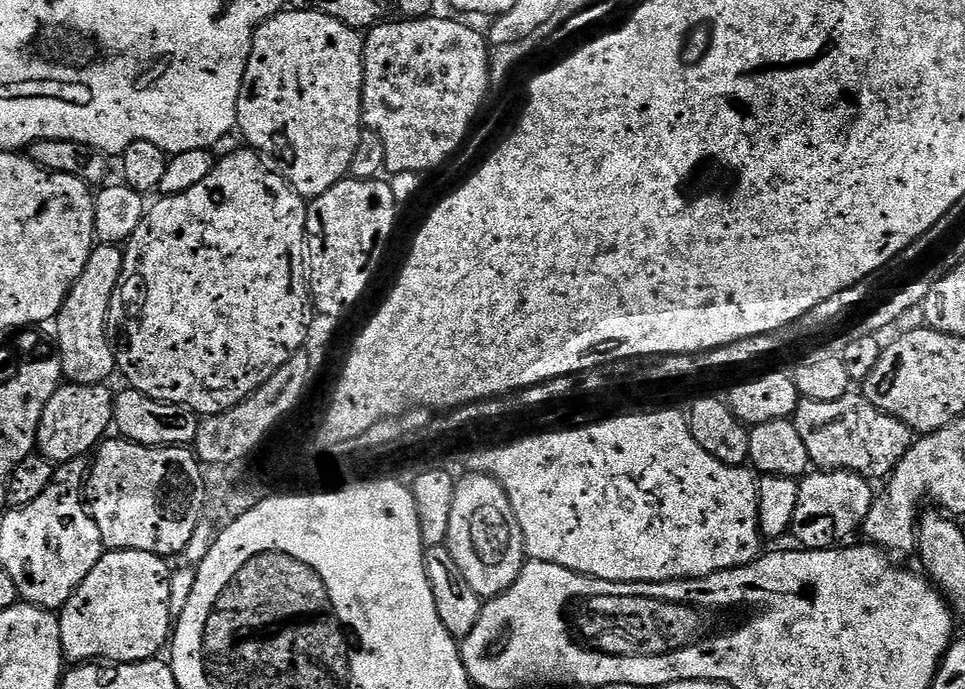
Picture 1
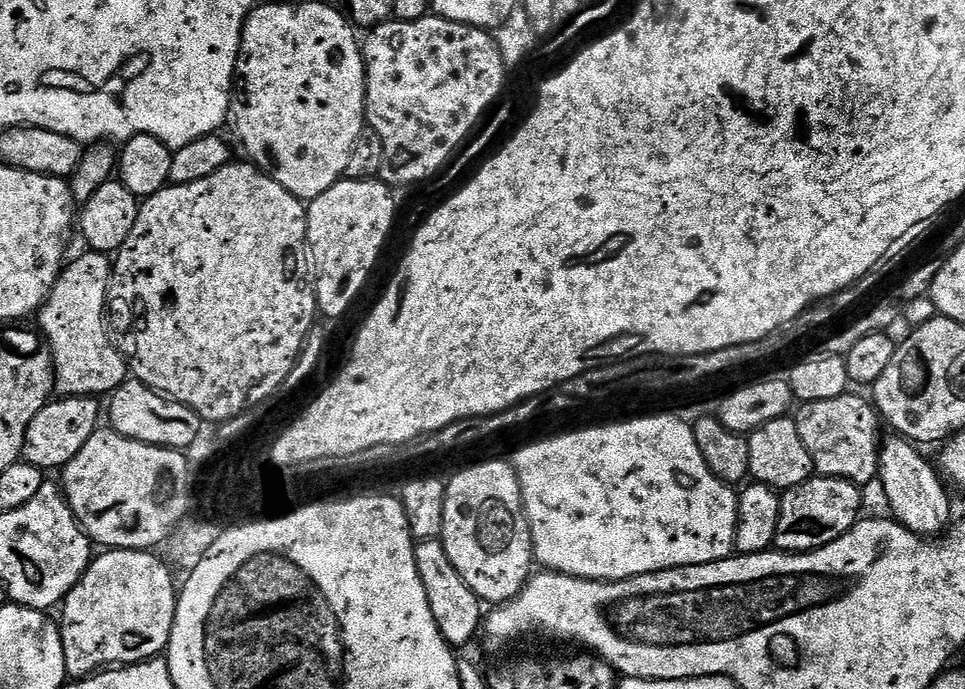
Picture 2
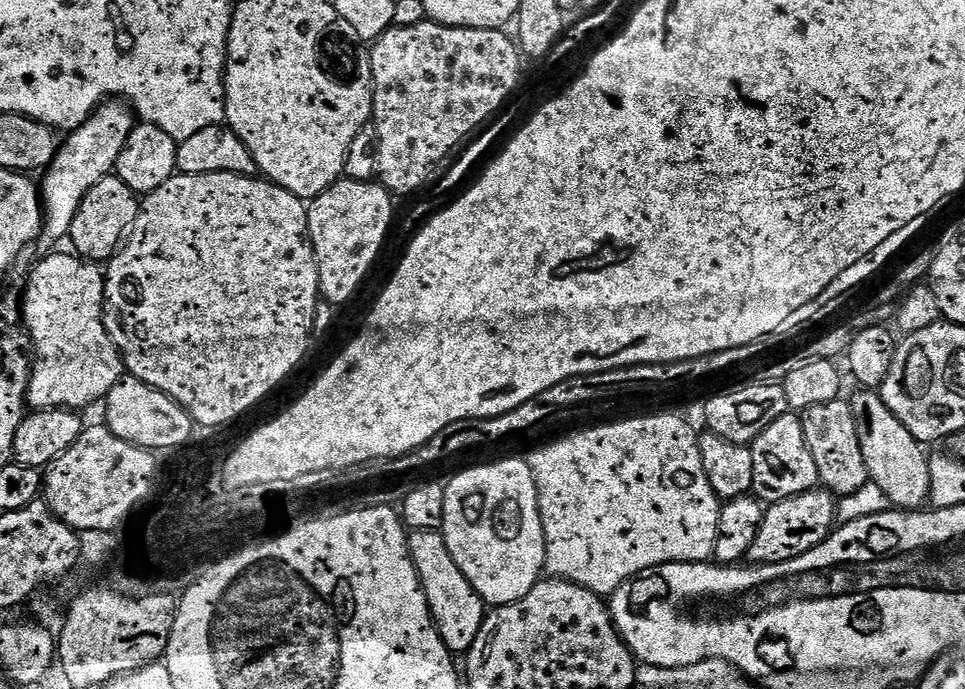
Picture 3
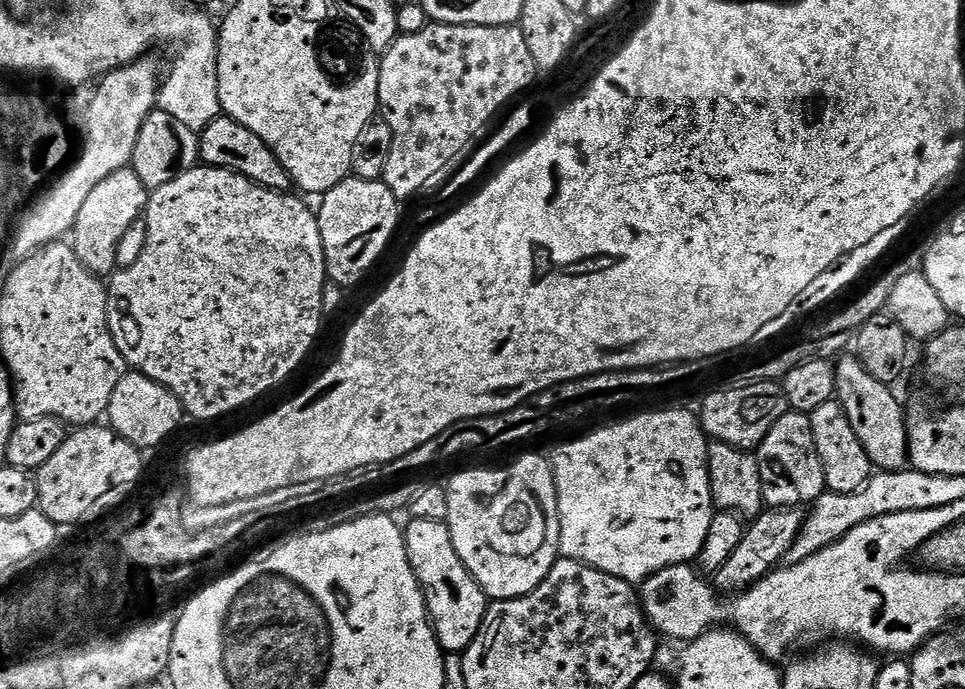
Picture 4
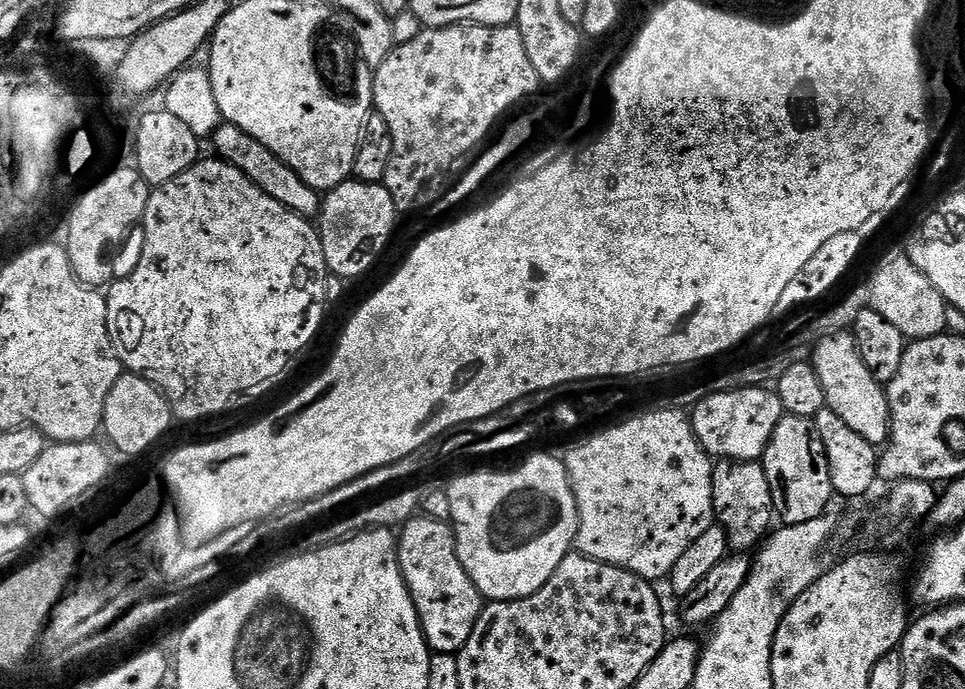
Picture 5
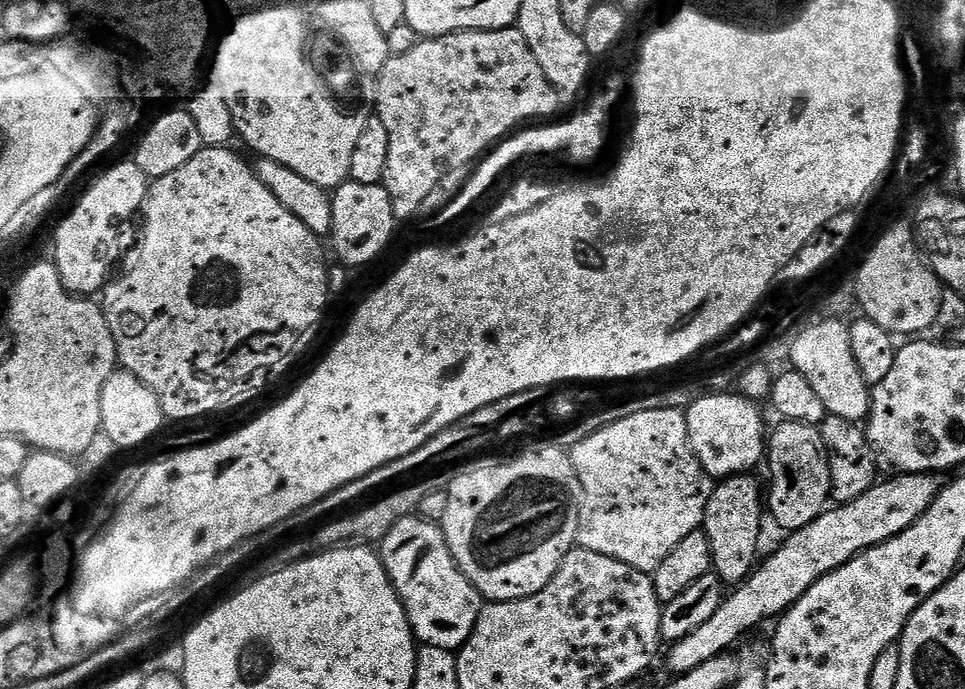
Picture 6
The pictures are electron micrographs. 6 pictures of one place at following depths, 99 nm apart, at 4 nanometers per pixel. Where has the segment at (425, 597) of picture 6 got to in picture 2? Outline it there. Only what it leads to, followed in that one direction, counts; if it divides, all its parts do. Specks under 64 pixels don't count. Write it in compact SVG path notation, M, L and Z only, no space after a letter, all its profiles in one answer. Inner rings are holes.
M443 539L422 540L416 544L416 565L418 578L422 578L422 586L426 586L426 598L430 602L430 610L434 614L434 622L438 622L438 630L442 630L442 638L456 650L468 644L482 628L482 602L466 586L462 574L454 570L454 562L450 562L450 554L446 554Z

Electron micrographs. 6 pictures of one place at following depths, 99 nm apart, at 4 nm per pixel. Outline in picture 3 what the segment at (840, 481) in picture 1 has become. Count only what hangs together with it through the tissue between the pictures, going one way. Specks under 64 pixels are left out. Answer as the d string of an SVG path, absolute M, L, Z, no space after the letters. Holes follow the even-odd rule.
M817 486L809 492L779 500L776 504L768 504L747 559L752 564L777 564L790 562L814 550L814 546L827 540L834 531L834 525L837 523L837 501L837 497L831 492Z

